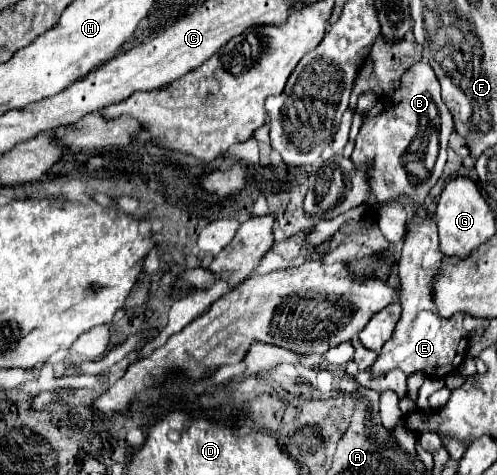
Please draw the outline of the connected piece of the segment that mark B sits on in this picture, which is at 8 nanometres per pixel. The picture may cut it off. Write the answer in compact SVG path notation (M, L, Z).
M419 61L403 75L399 89L381 97L377 105L363 115L351 161L367 173L369 187L379 201L405 195L413 205L423 205L429 189L443 173L451 133L453 119L441 99L439 79L427 61Z

